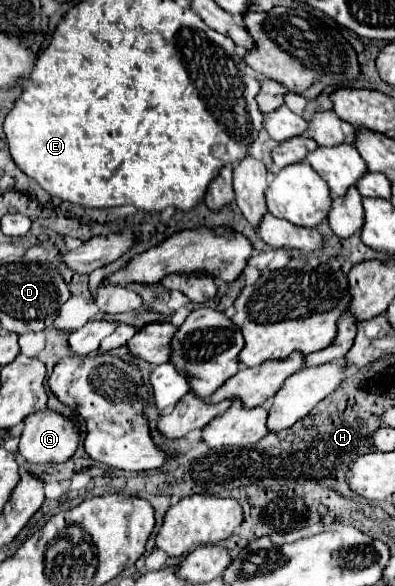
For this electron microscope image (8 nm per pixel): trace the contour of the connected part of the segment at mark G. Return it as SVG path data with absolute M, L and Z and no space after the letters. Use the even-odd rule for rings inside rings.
M40 410L24 420L18 452L32 464L60 464L76 452L76 446L78 428L74 422L52 410Z

